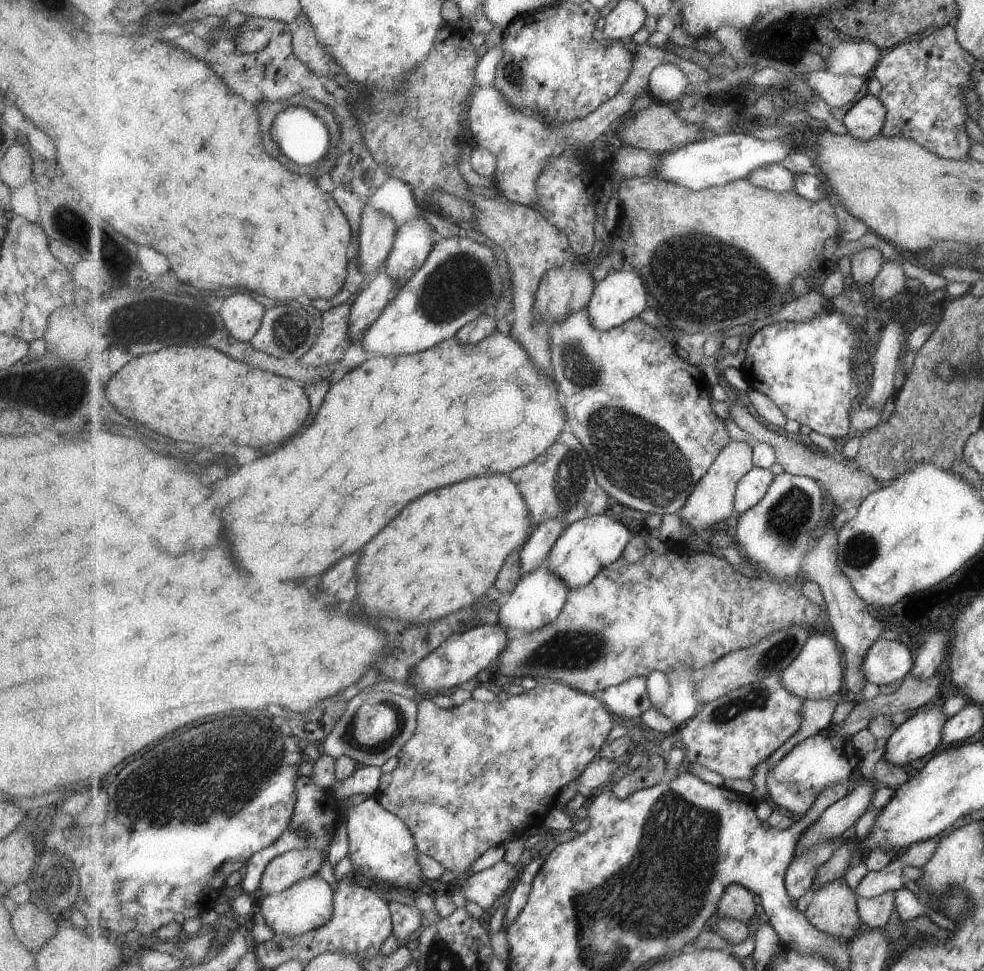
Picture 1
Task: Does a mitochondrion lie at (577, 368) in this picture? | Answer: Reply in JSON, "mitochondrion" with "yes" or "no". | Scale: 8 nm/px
{"mitochondrion":"yes"}

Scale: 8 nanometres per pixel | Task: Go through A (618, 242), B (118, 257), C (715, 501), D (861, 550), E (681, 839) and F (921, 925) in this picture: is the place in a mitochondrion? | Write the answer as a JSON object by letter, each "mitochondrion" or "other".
{"A":"other","B":"mitochondrion","C":"other","D":"mitochondrion","E":"mitochondrion","F":"other"}

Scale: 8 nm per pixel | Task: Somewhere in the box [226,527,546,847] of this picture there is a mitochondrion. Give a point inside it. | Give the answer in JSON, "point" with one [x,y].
{"point":[377,745]}

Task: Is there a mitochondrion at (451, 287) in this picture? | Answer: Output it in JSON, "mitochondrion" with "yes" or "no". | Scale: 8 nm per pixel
{"mitochondrion":"yes"}

